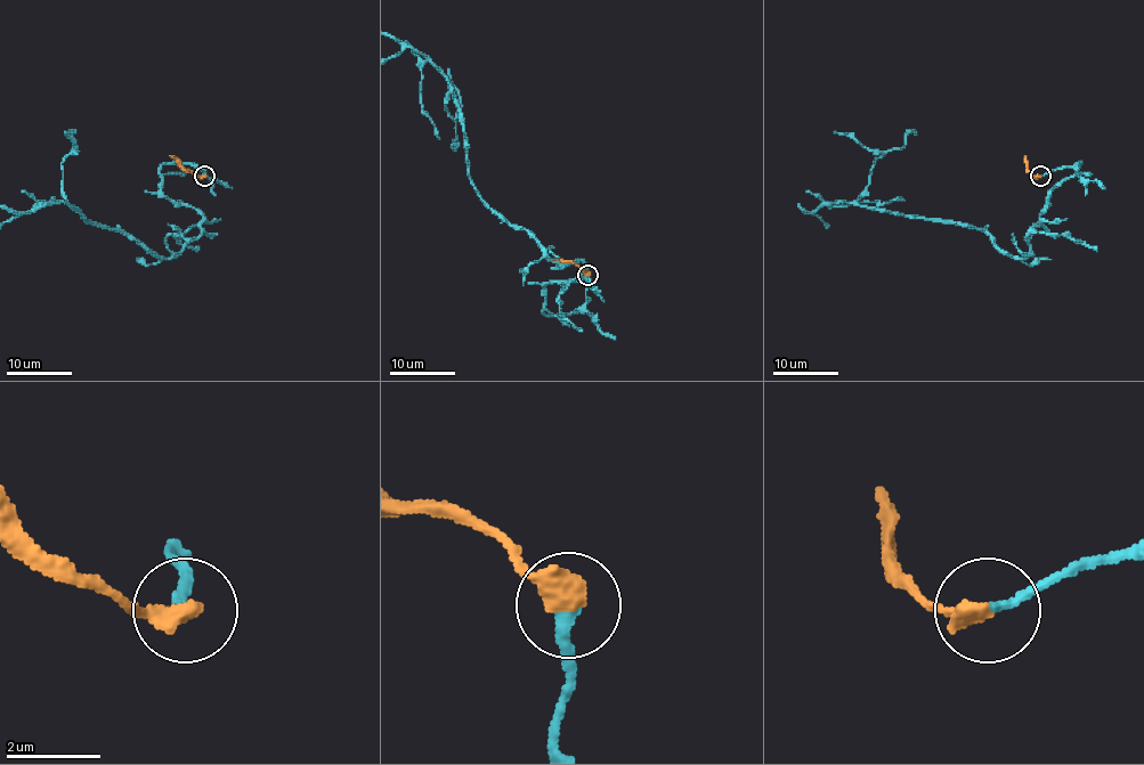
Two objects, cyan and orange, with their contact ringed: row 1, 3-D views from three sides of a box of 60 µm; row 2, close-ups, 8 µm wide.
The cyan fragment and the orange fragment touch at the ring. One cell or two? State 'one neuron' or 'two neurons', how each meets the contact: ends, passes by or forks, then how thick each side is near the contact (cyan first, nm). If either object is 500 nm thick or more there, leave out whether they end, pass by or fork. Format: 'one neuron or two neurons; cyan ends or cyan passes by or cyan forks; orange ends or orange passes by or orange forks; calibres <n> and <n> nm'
one neuron; calibres 220 and 500 nm

